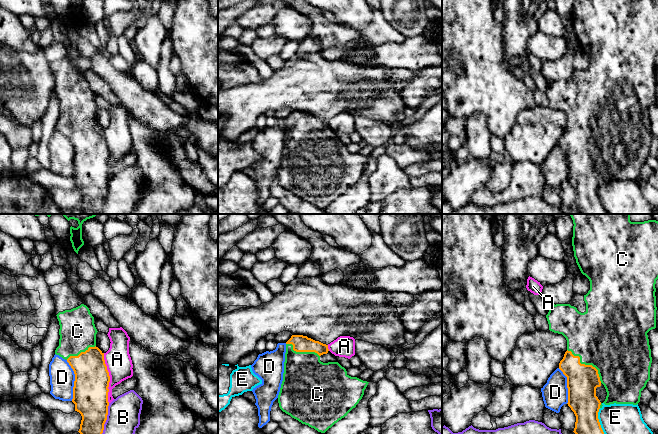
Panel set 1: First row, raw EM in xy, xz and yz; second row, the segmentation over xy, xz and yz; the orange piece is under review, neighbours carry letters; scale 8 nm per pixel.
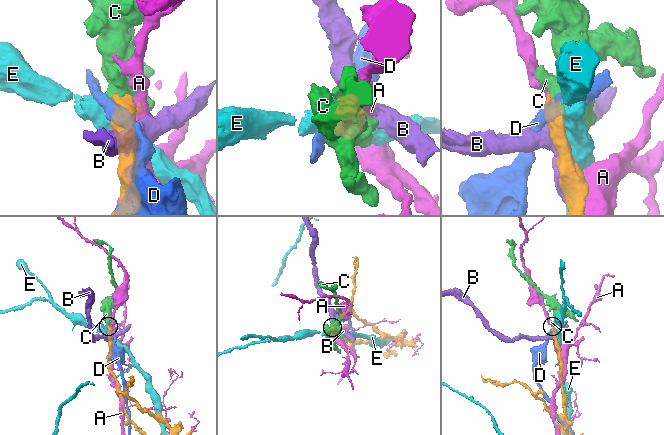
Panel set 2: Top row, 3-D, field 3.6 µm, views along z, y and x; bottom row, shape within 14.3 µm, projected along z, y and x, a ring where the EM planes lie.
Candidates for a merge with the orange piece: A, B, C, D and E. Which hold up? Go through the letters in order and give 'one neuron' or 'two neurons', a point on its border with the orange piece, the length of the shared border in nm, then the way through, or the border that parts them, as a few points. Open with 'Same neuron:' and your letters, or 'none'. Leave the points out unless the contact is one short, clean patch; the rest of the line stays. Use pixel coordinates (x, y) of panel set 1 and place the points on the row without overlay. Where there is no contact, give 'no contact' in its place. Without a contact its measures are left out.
Same neuron: C
A: two neurons; meets orange in xy at (109, 154); contact 400 nm long
B: two neurons; meets orange in xy at (105, 197); contact 300 nm long
C: one neuron; meets orange in yz at (586, 141); contact 380 nm long
D: two neurons; meets orange in xy at (75, 156); contact 340 nm long; border along xy (66, 136), (74, 150), (72, 176)
E: two neurons; meets orange in yz at (599, 199); contact 240 nm long

